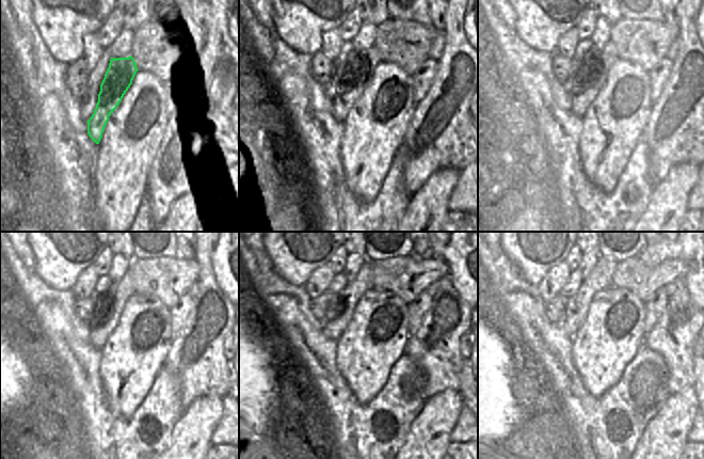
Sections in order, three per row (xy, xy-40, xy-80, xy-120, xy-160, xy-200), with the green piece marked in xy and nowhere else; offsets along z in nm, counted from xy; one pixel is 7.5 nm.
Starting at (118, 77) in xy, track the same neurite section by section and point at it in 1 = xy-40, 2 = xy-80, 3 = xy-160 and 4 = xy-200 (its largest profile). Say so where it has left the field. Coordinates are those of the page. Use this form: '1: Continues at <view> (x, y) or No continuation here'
1: Continues at xy-40 (362, 64)
2: Continues at xy-80 (596, 62)
3: Continues at xy-160 (339, 317)
4: Continues at xy-200 (600, 279).

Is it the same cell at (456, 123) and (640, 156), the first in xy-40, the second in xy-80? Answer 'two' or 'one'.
two

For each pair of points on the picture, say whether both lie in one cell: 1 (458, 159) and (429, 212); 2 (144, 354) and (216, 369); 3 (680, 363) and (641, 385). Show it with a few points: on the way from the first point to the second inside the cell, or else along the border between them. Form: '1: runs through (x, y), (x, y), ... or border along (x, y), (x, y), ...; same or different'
1: border along (459, 172), (452, 169), (438, 169), (429, 178); different
2: border along (174, 338), (170, 345), (169, 354), (163, 366); different
3: border along (652, 350), (662, 358), (670, 394); different

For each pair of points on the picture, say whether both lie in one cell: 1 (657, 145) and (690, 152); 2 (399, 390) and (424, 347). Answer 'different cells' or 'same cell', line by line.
1: same cell
2: different cells

